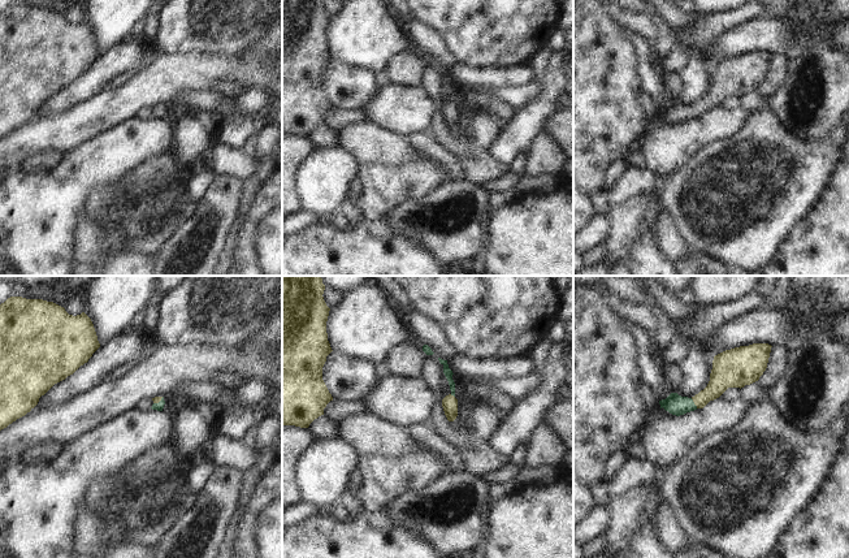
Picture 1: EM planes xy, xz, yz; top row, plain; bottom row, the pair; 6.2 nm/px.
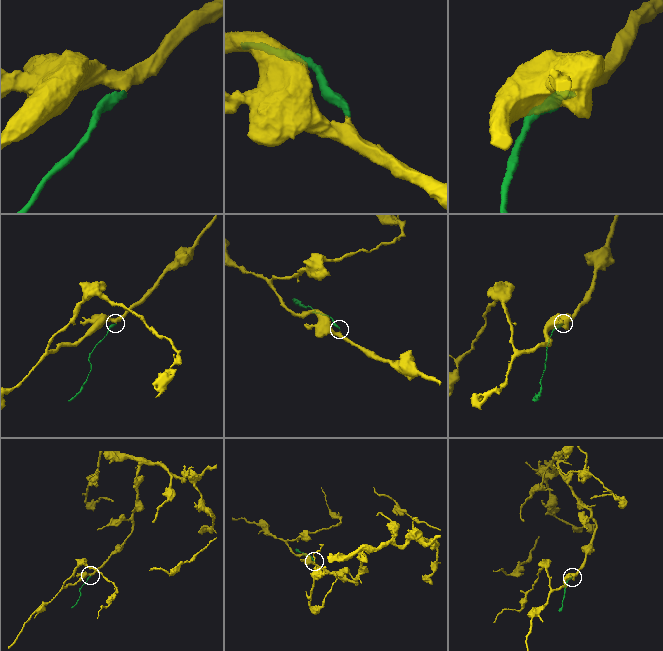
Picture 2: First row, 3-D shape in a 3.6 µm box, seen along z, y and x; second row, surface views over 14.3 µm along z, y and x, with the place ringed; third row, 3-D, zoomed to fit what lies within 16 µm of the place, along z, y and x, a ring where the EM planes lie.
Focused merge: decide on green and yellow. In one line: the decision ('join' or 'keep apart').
join

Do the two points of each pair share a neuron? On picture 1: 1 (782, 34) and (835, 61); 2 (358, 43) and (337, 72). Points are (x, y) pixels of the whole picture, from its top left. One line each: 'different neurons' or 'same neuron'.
1: different neurons
2: different neurons

